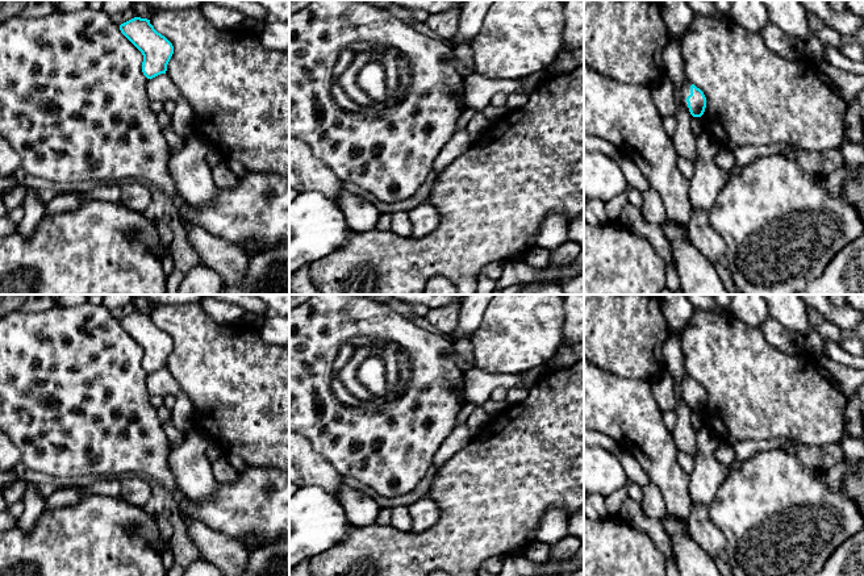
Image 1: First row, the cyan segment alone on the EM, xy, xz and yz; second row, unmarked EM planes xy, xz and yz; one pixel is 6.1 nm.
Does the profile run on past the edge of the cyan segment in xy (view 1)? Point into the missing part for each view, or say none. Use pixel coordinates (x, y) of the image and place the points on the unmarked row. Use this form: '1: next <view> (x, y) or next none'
1: next none

